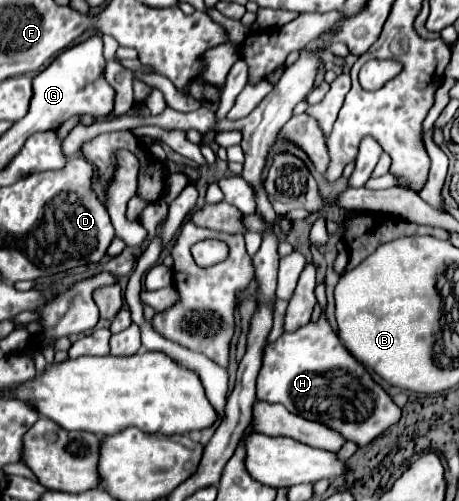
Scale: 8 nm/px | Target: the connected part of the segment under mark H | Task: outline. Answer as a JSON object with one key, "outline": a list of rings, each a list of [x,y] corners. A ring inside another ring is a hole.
{"outline":[[[325,315],[317,323],[299,327],[291,333],[283,333],[275,343],[269,343],[263,357],[263,367],[257,377],[257,399],[267,403],[281,403],[291,413],[301,415],[309,421],[317,421],[327,425],[329,429],[341,433],[345,441],[357,443],[357,447],[367,445],[377,435],[381,435],[387,427],[401,419],[401,409],[393,403],[393,399],[371,379],[365,367],[341,345],[339,337],[331,329]]]}

